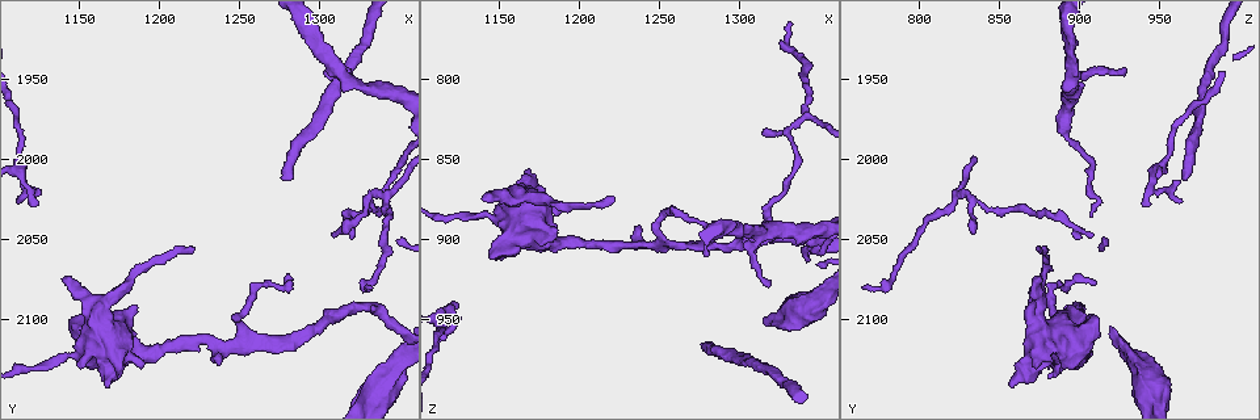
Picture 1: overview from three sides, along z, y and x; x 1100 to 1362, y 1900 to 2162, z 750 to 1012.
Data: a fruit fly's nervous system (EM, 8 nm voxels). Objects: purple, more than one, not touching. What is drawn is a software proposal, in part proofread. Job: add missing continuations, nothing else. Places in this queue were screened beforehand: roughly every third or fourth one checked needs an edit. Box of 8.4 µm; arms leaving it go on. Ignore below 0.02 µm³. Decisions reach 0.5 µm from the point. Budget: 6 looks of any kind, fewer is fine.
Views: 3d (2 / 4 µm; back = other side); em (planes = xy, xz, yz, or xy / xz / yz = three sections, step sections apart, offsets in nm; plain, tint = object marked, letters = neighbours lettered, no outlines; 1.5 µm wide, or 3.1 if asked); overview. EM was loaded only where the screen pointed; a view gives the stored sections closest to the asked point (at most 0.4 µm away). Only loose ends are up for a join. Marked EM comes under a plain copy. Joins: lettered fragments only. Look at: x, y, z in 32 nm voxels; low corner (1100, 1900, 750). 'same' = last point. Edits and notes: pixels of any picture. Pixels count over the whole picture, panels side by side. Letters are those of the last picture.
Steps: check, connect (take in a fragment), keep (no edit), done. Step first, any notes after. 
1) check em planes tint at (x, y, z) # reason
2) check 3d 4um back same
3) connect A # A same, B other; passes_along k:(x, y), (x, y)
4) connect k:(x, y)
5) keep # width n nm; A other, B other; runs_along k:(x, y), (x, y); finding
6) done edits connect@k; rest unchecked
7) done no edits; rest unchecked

check 3d 4um at (1318, 1942, 926) # free end

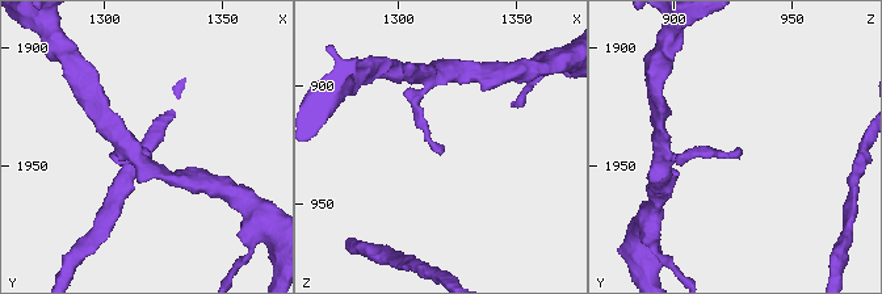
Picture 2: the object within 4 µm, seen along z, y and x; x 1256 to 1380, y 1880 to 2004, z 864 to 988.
check em planes letters at (1318, 1942, 928) # need the tissue

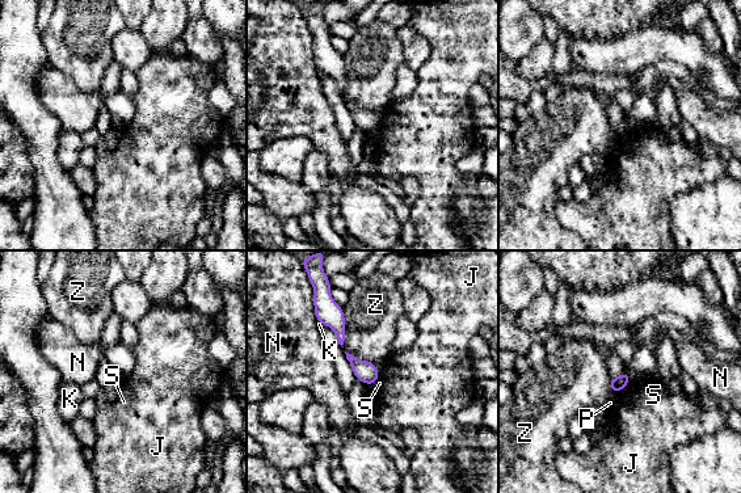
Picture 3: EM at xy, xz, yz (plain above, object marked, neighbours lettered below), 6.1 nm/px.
keep # J other, K other, N other, P other, S other, Z other; border 3:(341, 307), (345, 328), (344, 346); no lettered fragment goes on from it

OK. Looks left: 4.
check 3d 2um at (1280, 2014, 966) # free end

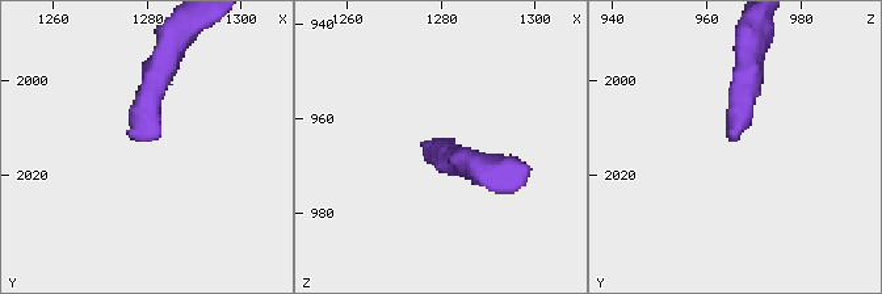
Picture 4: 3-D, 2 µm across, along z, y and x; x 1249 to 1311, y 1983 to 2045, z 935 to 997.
check em planes tint at (1279, 2013, 966)

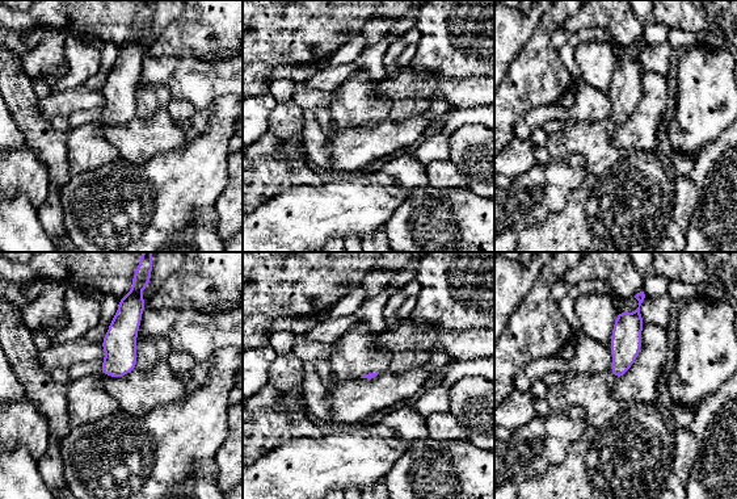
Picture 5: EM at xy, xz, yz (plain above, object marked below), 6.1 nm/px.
check em planes letters same

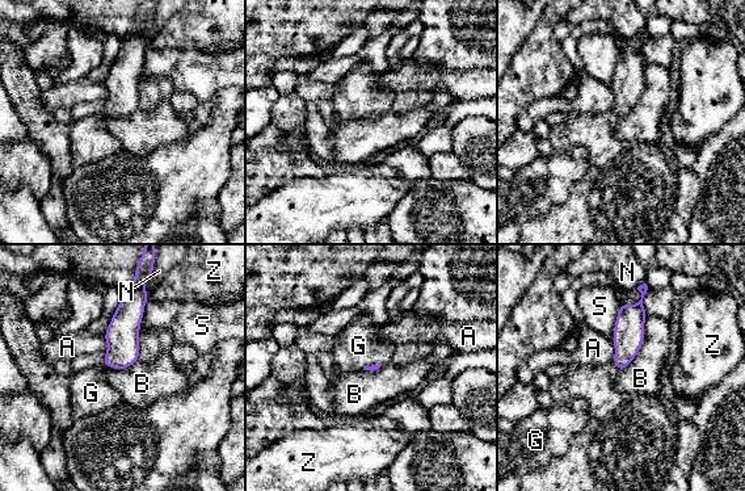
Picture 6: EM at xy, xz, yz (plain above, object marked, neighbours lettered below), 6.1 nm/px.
connect G # longest_contact B 380 nm; A other, B other, G same, N other, S other, Z other; the neuron continues

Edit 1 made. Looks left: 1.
check em planes letters at (1238, 2124, 890) # free end

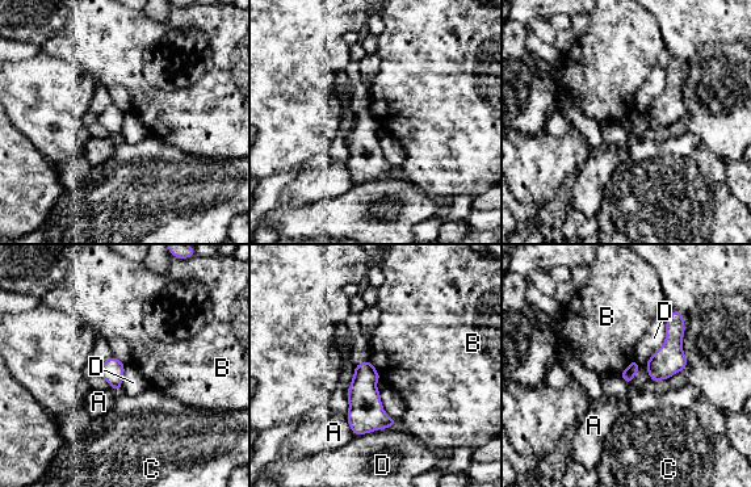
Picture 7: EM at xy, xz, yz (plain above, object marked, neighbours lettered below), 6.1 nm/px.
keep # A other, B other, C other, D other; border 7:(368, 360), (381, 378); no lettered fragment goes on from it

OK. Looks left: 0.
done edits connect@6; rest unchecked

